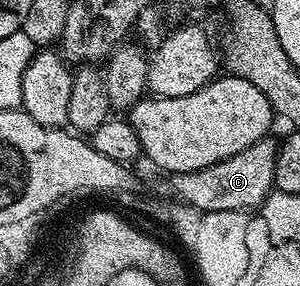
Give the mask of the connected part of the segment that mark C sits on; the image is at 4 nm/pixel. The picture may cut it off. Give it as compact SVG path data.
M266 136L255 140L251 148L243 148L227 160L219 160L205 168L172 175L173 190L182 203L202 212L248 212L257 209L270 194L274 193L275 160L278 139Z

